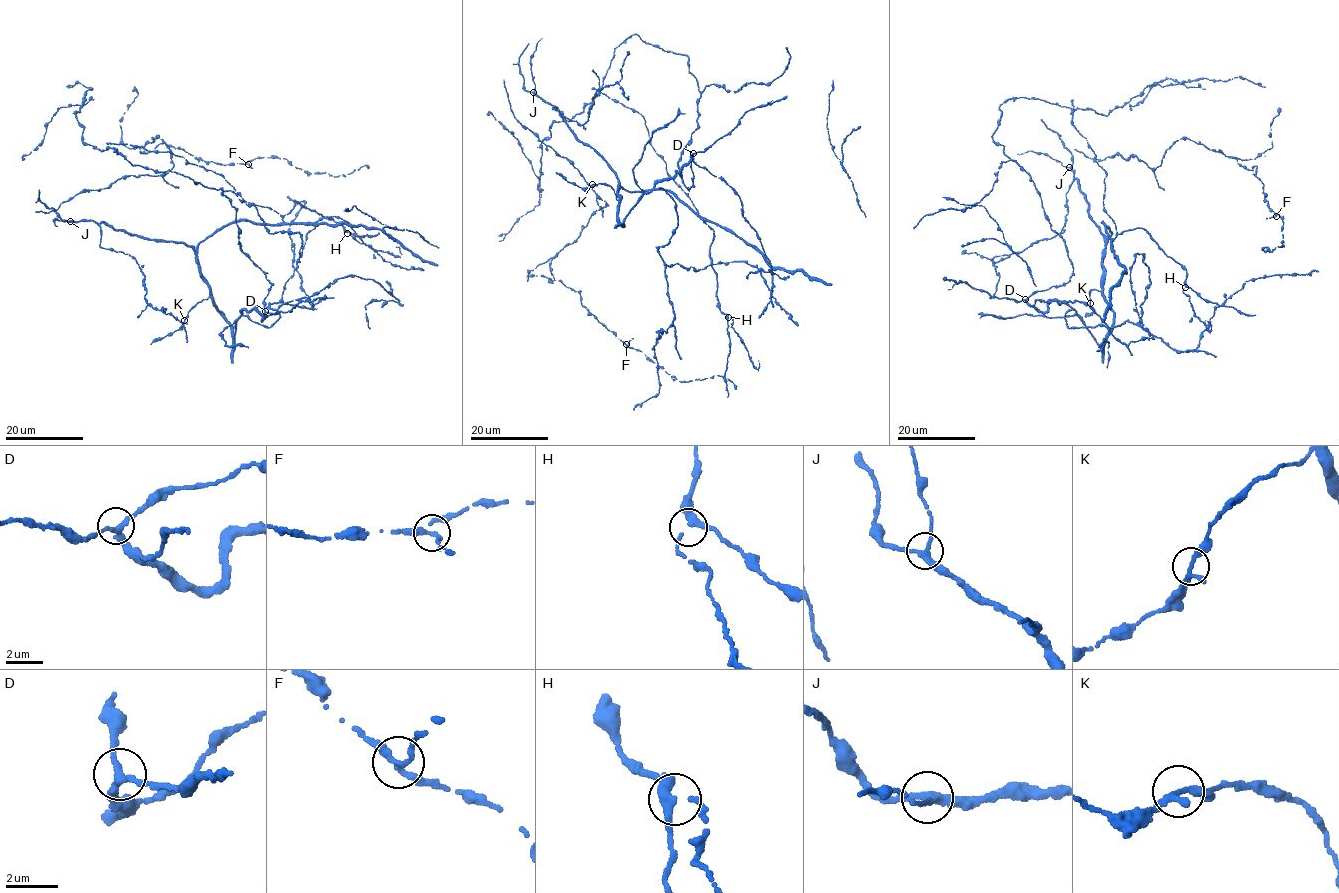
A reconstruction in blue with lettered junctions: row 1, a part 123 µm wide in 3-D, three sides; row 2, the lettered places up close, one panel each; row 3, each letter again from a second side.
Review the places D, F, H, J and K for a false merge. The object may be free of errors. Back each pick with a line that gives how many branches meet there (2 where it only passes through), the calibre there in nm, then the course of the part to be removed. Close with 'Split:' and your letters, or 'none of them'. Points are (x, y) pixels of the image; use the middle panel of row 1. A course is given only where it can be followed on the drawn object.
F: Branches: 3. Thickness 200 nm. Course of the part to remove: (627, 344), (639, 349), (679, 381), (718, 375), (732, 381), (735, 388)
Split: F

